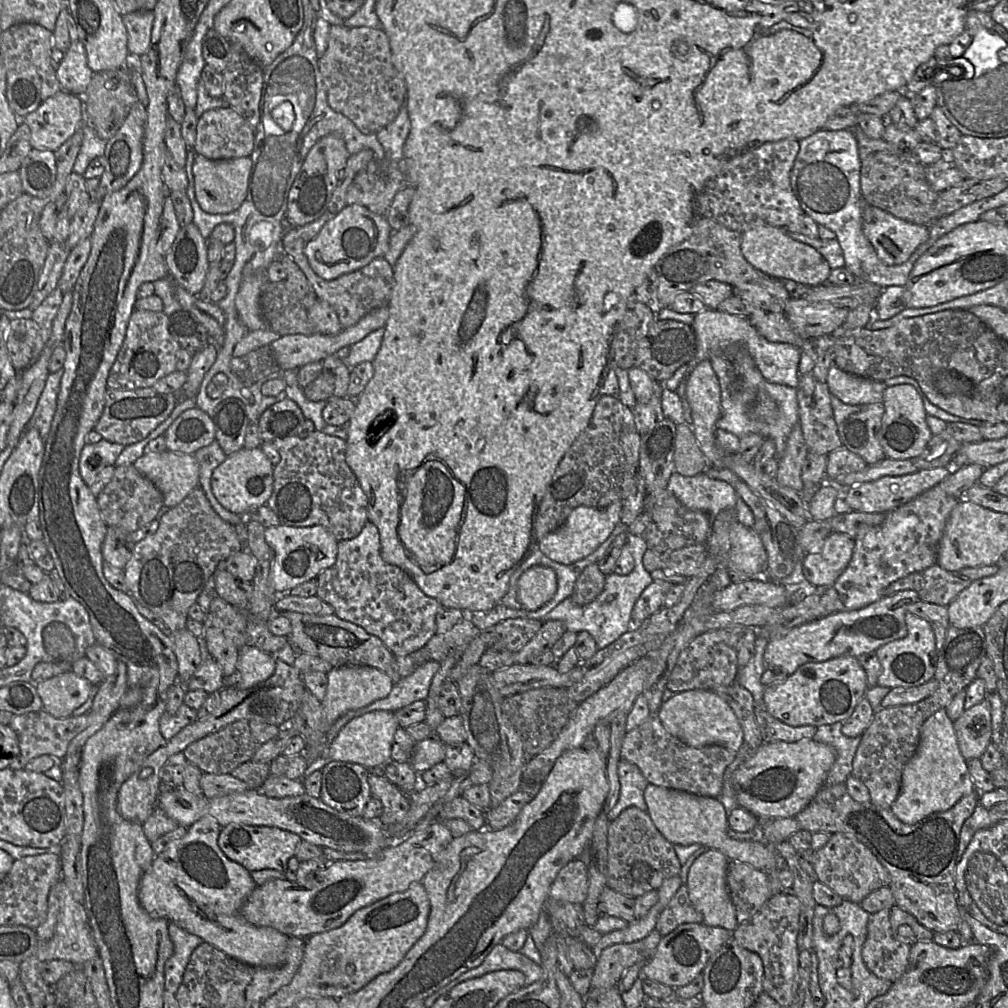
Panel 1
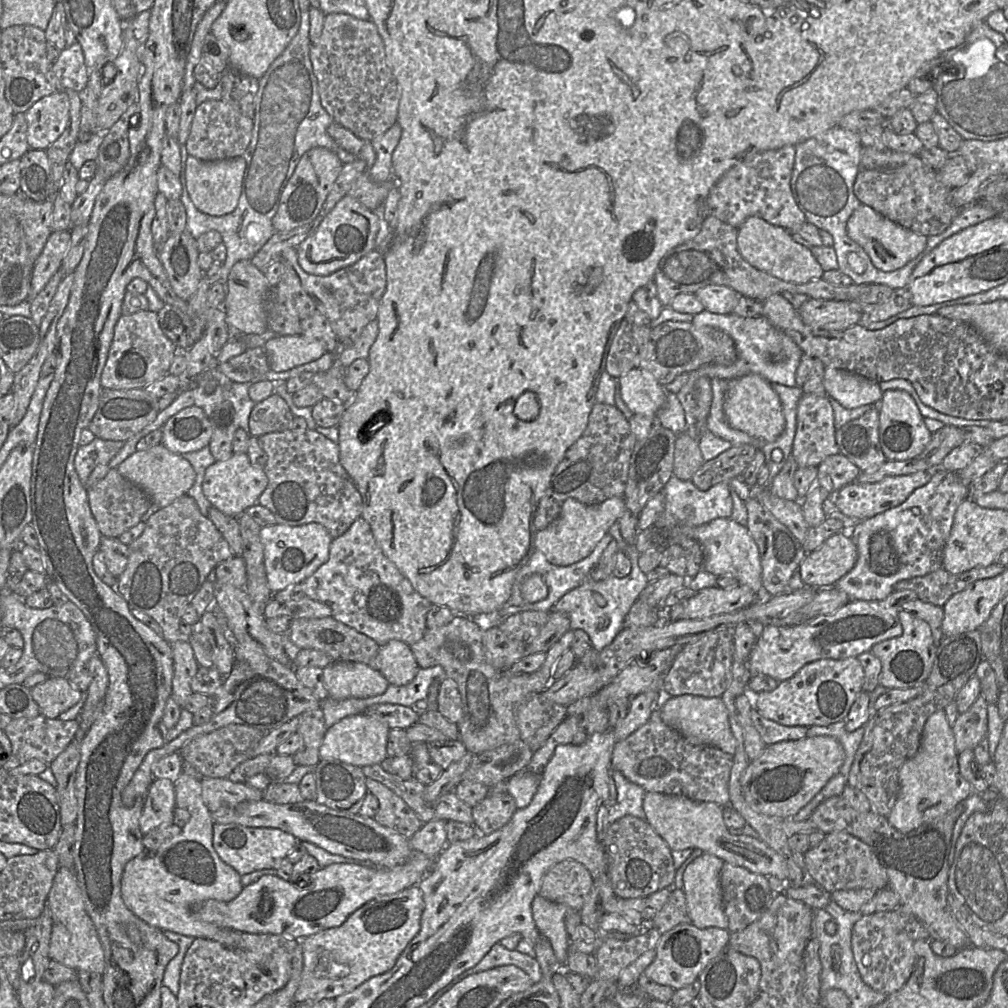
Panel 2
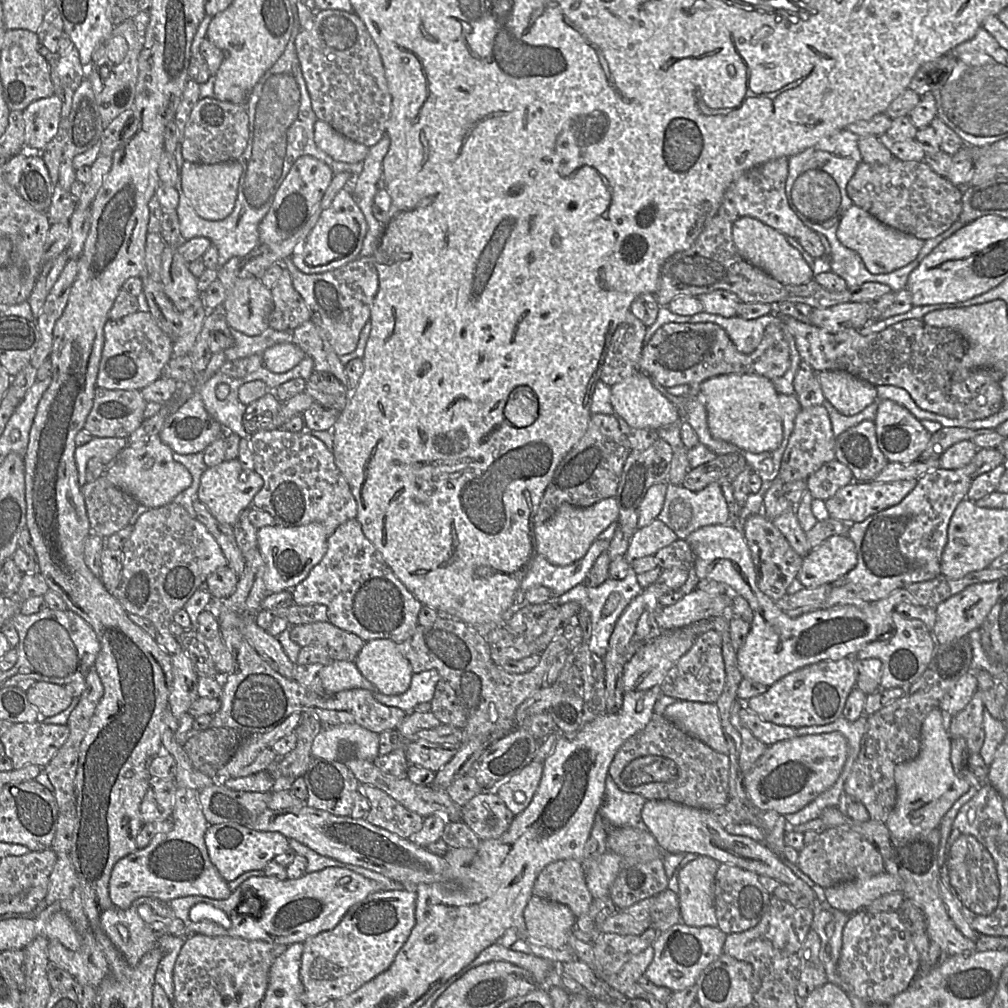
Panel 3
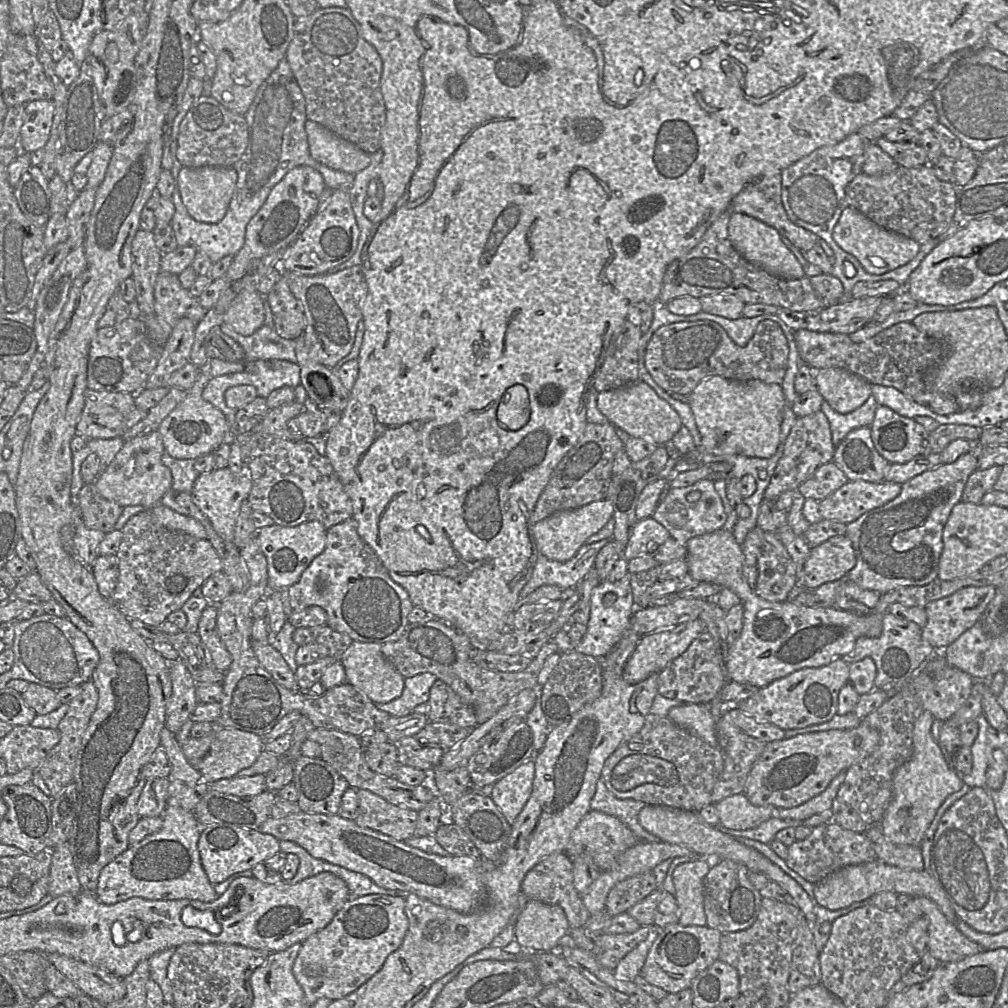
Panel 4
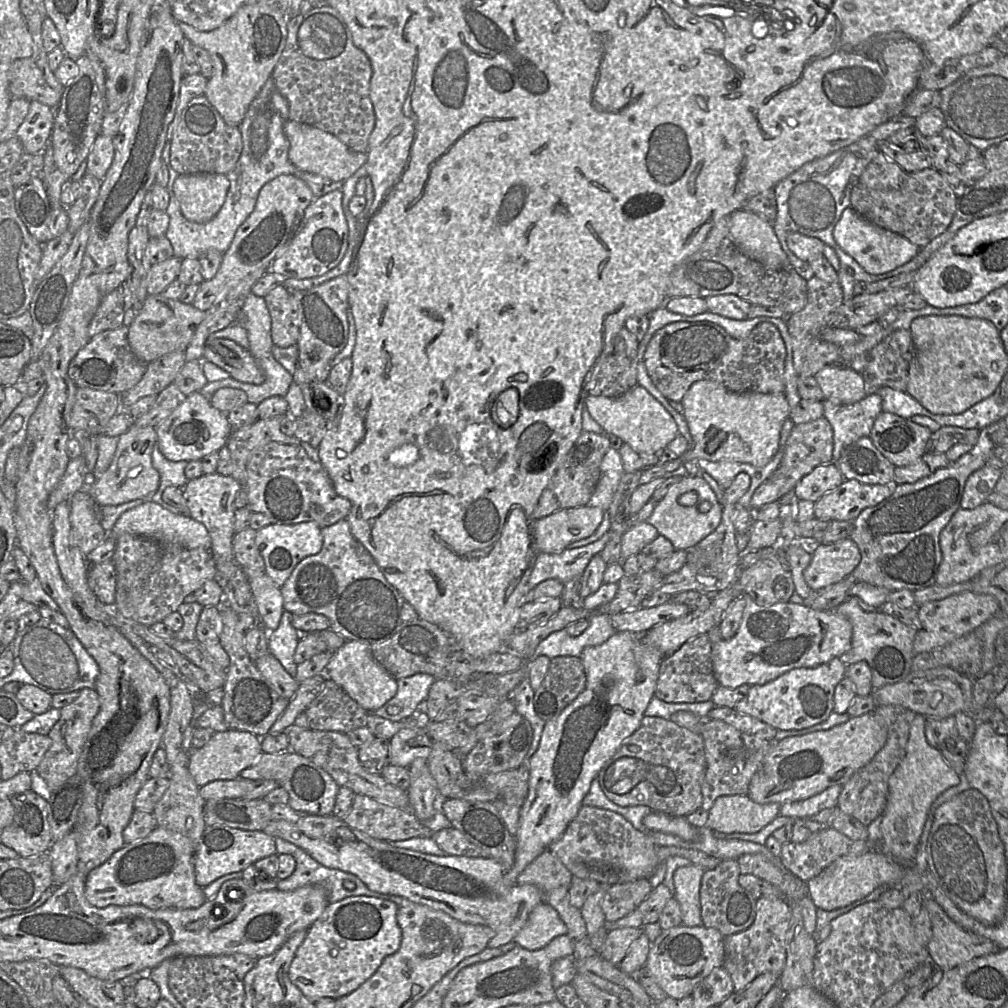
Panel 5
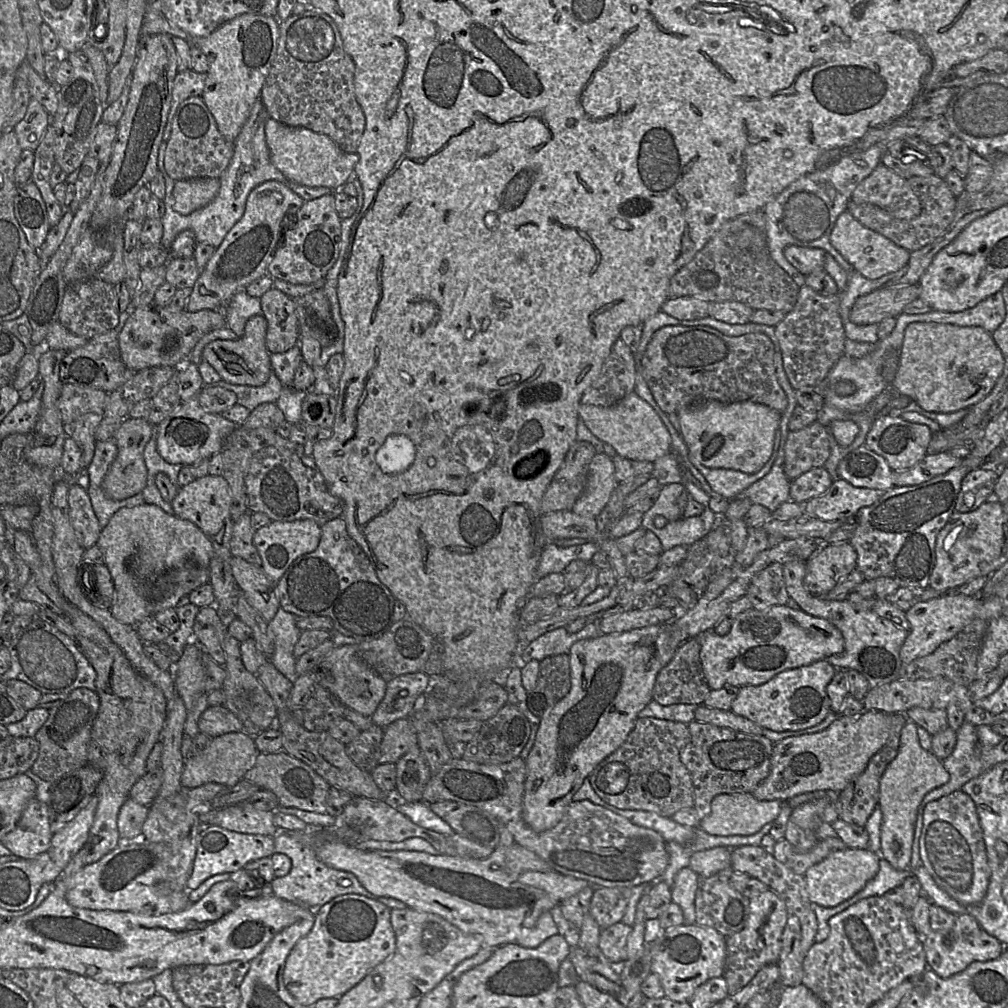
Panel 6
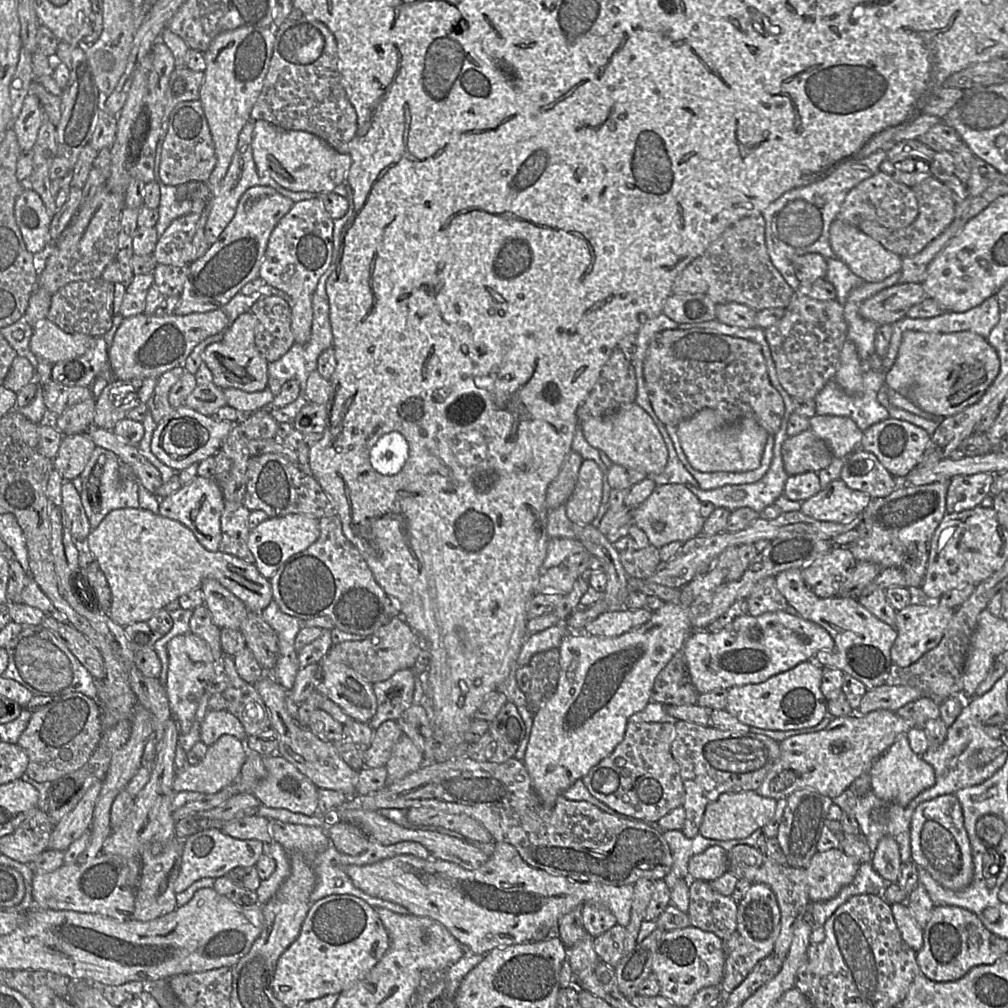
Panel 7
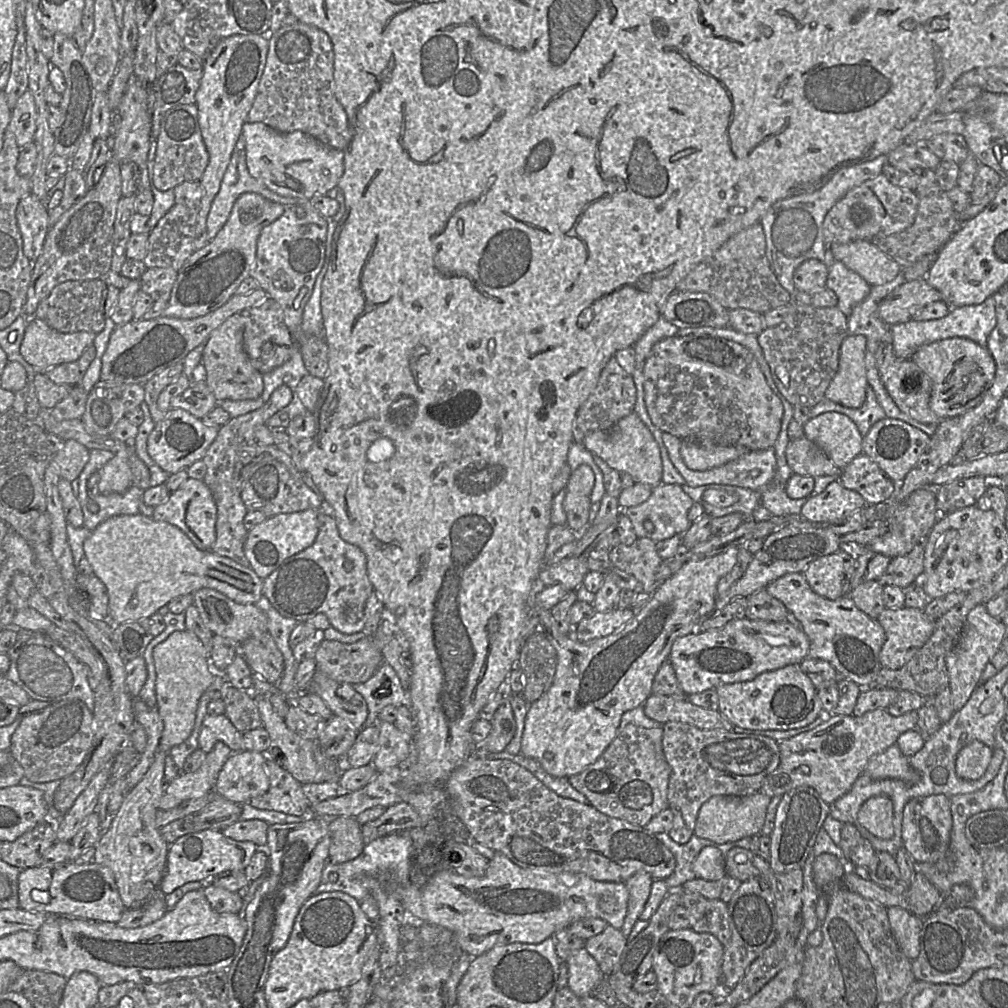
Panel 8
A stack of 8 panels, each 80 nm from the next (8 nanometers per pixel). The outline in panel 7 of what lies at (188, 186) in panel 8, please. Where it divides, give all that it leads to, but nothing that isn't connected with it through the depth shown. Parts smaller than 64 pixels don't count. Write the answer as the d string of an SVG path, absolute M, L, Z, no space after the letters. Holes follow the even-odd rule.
M190 212L175 219L159 236L152 253L157 264L183 266L194 261L193 238L200 214Z

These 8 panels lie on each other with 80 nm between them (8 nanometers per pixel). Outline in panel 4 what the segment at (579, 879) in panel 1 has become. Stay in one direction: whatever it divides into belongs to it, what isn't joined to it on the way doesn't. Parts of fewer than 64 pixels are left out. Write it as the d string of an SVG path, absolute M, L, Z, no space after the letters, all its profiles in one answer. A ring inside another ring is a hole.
M563 852L552 853L538 862L525 875L521 889L526 901L536 899L546 904L561 907L571 929L583 926L591 916L583 904L582 896L573 884L573 861Z

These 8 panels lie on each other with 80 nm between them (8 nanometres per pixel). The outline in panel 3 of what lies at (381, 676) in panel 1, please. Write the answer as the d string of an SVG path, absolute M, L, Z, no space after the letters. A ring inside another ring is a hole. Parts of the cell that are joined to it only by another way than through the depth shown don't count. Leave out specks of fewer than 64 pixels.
M329 662L322 669L321 680L326 695L354 688L374 692L373 685L360 673L354 662Z

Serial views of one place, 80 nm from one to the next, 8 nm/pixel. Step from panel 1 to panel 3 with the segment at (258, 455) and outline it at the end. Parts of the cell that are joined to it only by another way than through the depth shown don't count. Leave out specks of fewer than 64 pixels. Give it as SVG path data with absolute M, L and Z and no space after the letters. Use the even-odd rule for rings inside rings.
M238 458L224 460L216 466L207 468L202 474L198 500L207 506L220 523L234 526L239 514L252 506L253 498L263 484L263 478L252 467L245 466Z

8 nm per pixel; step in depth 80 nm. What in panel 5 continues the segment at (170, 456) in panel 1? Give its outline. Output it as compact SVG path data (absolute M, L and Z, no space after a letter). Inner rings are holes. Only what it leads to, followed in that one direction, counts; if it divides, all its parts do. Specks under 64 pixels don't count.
M132 425L119 436L116 452L107 470L93 484L82 490L86 490L98 506L120 505L139 498L149 498L160 484L159 472L152 464L152 452L156 444L156 428Z

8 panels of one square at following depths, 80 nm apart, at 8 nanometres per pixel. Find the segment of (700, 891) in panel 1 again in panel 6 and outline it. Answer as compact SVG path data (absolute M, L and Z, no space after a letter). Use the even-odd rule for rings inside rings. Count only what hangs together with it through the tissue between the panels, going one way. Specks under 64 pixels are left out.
M690 867L682 868L674 877L671 901L682 909L684 924L695 924L695 893L698 880L699 875Z

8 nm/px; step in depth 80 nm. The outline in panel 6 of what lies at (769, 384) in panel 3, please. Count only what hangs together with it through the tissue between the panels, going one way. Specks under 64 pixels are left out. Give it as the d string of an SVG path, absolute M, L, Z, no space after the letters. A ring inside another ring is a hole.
M716 400L679 409L679 432L688 448L691 462L708 468L758 472L772 454L776 431L782 413L764 404L751 401L722 403Z

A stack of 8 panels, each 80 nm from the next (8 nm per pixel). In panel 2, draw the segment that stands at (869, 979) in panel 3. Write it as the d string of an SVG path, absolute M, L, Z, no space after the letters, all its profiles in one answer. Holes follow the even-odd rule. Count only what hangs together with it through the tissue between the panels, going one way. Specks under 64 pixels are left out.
M894 911L863 915L853 926L851 948L862 980L886 995L900 990L910 978L916 962L912 940Z

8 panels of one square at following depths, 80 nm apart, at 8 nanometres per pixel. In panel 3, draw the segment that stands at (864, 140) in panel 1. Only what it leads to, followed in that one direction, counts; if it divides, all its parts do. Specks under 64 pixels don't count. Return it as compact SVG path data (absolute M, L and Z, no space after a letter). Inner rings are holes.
M893 159L883 165L861 162L847 184L853 204L882 224L924 241L945 232L958 220L962 210L962 190L938 175L923 161Z

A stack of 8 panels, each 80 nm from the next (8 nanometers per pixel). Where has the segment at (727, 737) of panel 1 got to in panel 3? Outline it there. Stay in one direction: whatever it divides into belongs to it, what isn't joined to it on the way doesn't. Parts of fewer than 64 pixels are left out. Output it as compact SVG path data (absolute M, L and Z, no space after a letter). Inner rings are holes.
M676 700L666 707L663 715L687 734L728 755L729 747L716 703Z

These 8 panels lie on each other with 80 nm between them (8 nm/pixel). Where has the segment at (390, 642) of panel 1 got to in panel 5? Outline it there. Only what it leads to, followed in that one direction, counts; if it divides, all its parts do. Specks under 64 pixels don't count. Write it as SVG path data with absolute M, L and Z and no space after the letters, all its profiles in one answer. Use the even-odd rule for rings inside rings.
M347 519L321 529L323 546L319 553L300 561L280 588L284 609L294 616L317 613L330 620L330 629L346 641L374 643L391 637L403 623L400 611L405 599L385 578L368 550L354 538Z

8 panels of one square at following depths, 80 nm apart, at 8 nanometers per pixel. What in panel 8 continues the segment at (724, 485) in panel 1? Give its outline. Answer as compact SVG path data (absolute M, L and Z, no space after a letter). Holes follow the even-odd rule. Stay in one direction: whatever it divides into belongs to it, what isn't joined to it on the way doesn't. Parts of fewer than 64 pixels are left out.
M660 483L652 489L652 493L646 501L634 507L621 509L621 512L631 520L638 538L649 538L657 543L674 535L683 535L688 530L692 523L688 519L688 512L694 503L693 499L683 491L680 485ZM645 521L653 523L653 532L648 532L645 529Z

